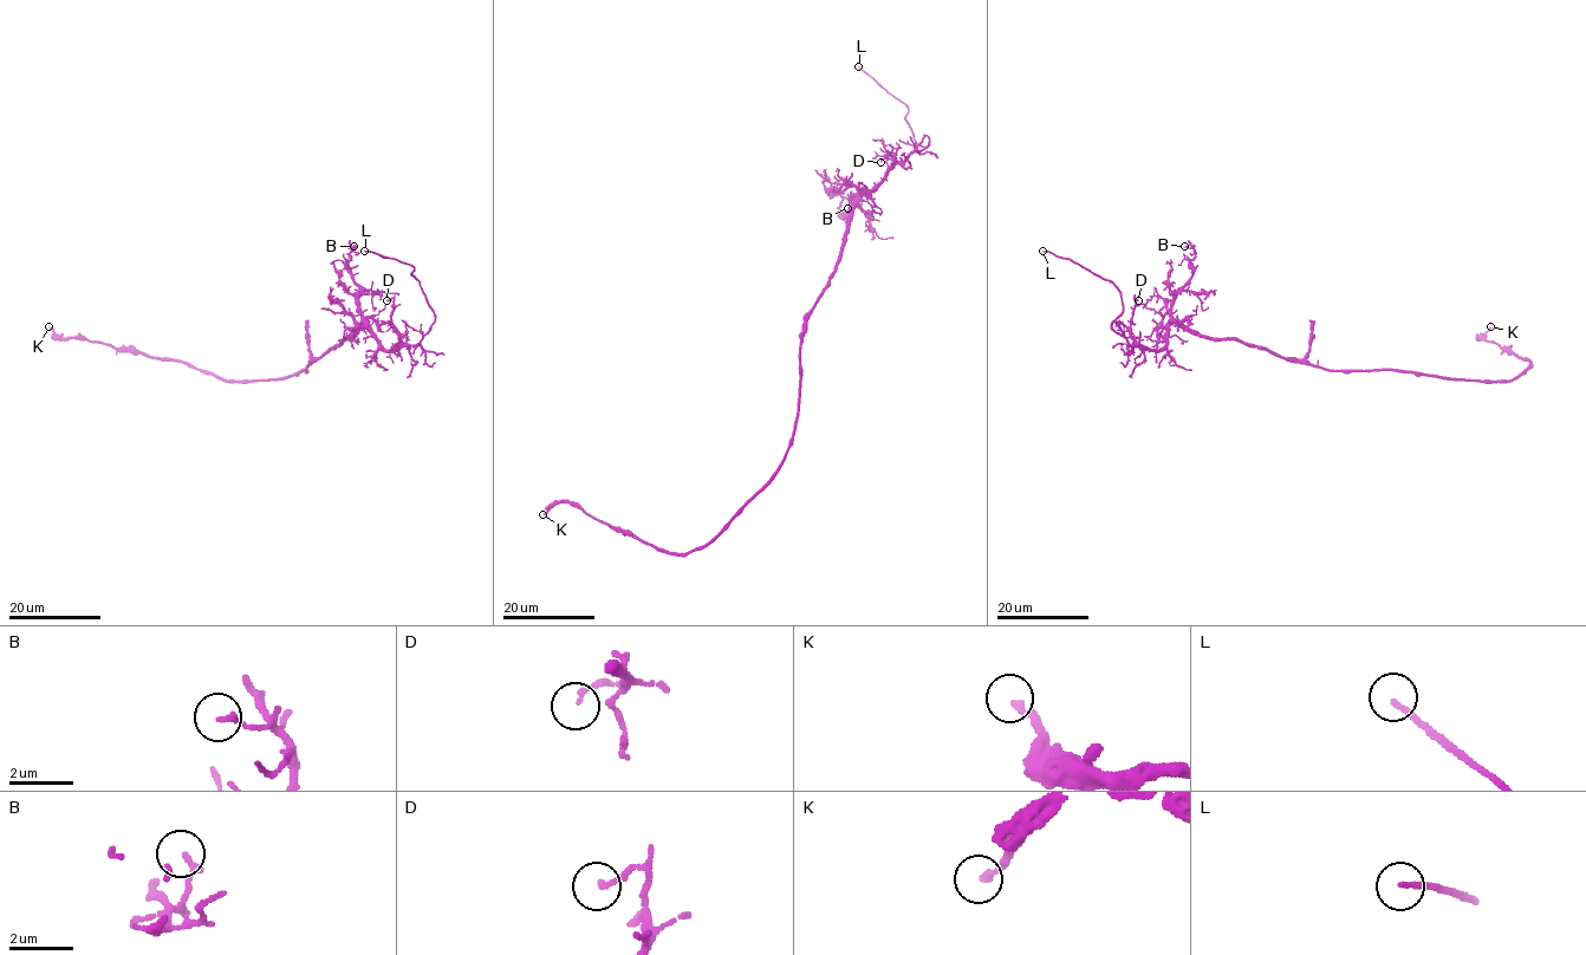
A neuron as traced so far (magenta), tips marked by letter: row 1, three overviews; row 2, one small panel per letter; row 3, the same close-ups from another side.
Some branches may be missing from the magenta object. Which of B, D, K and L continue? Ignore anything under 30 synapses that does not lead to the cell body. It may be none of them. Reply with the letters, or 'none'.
L

